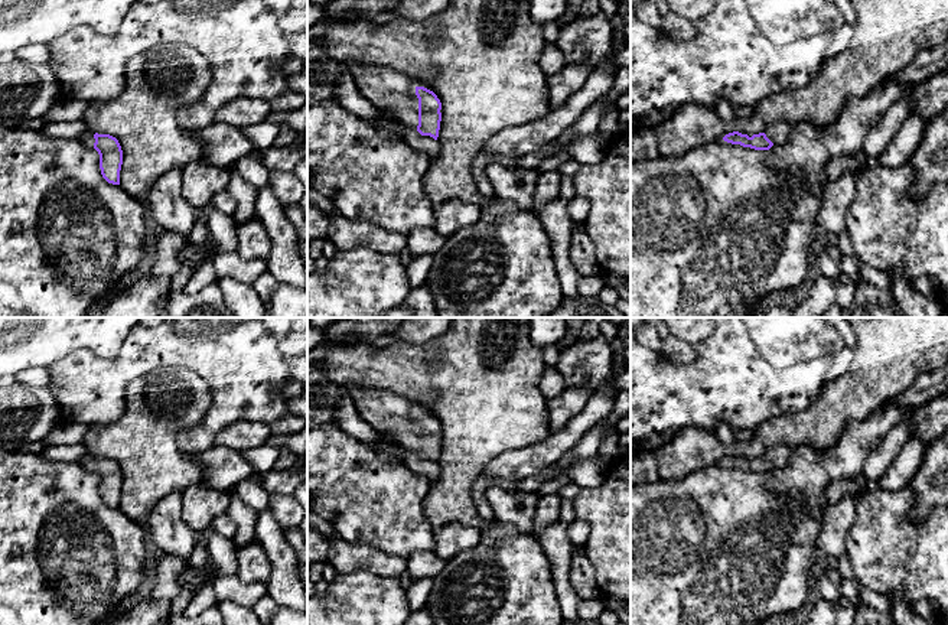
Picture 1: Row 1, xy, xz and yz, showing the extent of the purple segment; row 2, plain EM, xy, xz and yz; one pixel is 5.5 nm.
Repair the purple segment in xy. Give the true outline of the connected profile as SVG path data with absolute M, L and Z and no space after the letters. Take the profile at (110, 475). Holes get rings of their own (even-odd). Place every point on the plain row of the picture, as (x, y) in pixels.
M88 455L82 468L95 472L100 478L100 492L102 501L113 508L120 508L120 494L123 488L123 473L118 463L110 458Z

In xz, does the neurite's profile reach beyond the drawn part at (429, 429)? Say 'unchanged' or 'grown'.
grown

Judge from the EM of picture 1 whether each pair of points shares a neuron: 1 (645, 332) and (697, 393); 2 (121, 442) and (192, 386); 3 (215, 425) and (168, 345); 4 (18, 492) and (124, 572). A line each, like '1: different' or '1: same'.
1: different
2: same
3: same
4: same

